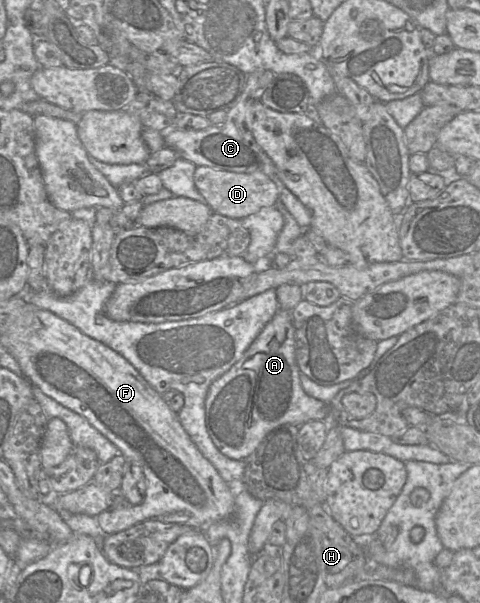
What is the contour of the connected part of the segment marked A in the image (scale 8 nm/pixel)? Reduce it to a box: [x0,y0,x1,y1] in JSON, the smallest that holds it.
[205,308,329,461]

